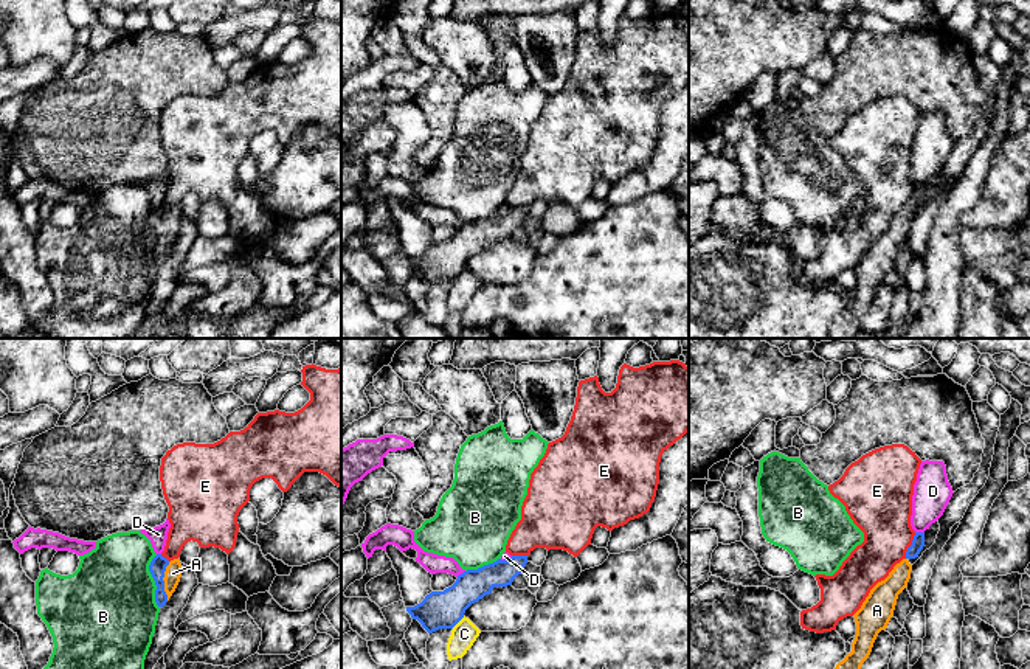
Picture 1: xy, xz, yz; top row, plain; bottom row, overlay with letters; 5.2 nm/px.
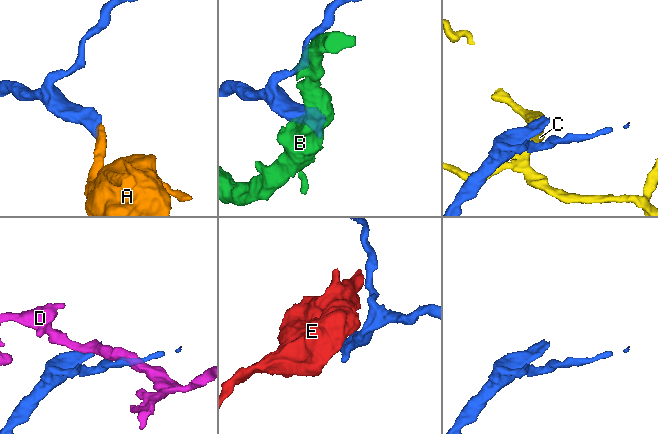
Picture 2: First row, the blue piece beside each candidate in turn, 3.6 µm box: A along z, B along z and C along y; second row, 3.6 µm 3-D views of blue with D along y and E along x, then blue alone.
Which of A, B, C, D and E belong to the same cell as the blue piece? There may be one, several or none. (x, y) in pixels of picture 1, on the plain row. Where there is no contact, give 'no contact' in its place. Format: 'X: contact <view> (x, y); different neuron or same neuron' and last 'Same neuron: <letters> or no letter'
A: contact xy (163, 233); same neuron
B: contact xy (154, 232); different neuron
C: contact xz (458, 273); different neuron
D: contact yz (920, 185); different neuron
E: contact yz (911, 197); different neuron
Same neuron: A

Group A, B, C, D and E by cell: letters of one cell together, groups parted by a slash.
A / B / C / D / E

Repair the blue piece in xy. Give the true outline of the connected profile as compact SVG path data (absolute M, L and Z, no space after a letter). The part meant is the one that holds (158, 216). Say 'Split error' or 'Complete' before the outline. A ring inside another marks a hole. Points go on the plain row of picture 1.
Split error. M157 206L150 217L149 224L155 233L155 255L158 259L166 258L172 245L175 244L180 230L181 230L181 216L180 211L168 213L161 206Z

